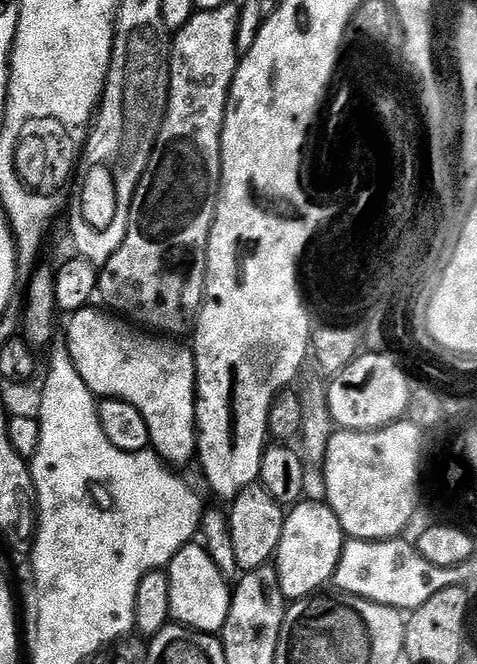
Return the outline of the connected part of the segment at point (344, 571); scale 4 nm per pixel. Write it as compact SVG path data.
M349 539L341 552L334 584L345 592L345 597L361 596L361 601L384 604L408 614L422 607L444 587L454 586L452 580L460 580L460 576L444 576L444 572L436 572L436 567L428 568L430 562L424 564L426 558L420 560L420 557L422 554L412 556L408 548L400 548L400 544L394 544L391 540Z

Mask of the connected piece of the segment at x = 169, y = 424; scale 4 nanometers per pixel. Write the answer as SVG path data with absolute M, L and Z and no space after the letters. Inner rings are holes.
M89 306L67 317L68 353L78 374L82 374L82 382L86 382L88 389L97 398L130 402L130 406L134 406L138 414L142 414L148 427L151 447L161 460L177 466L176 464L186 463L191 456L193 459L198 449L196 447L196 358L192 355L191 347L187 343L177 342L160 334L149 334L133 326L127 319L111 311L103 311L99 312L96 306Z

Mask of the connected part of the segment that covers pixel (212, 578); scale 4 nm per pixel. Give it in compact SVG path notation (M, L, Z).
M196 542L185 544L166 565L166 571L169 576L171 619L177 625L192 628L195 632L220 634L230 614L233 589L229 577L220 572L207 549Z

